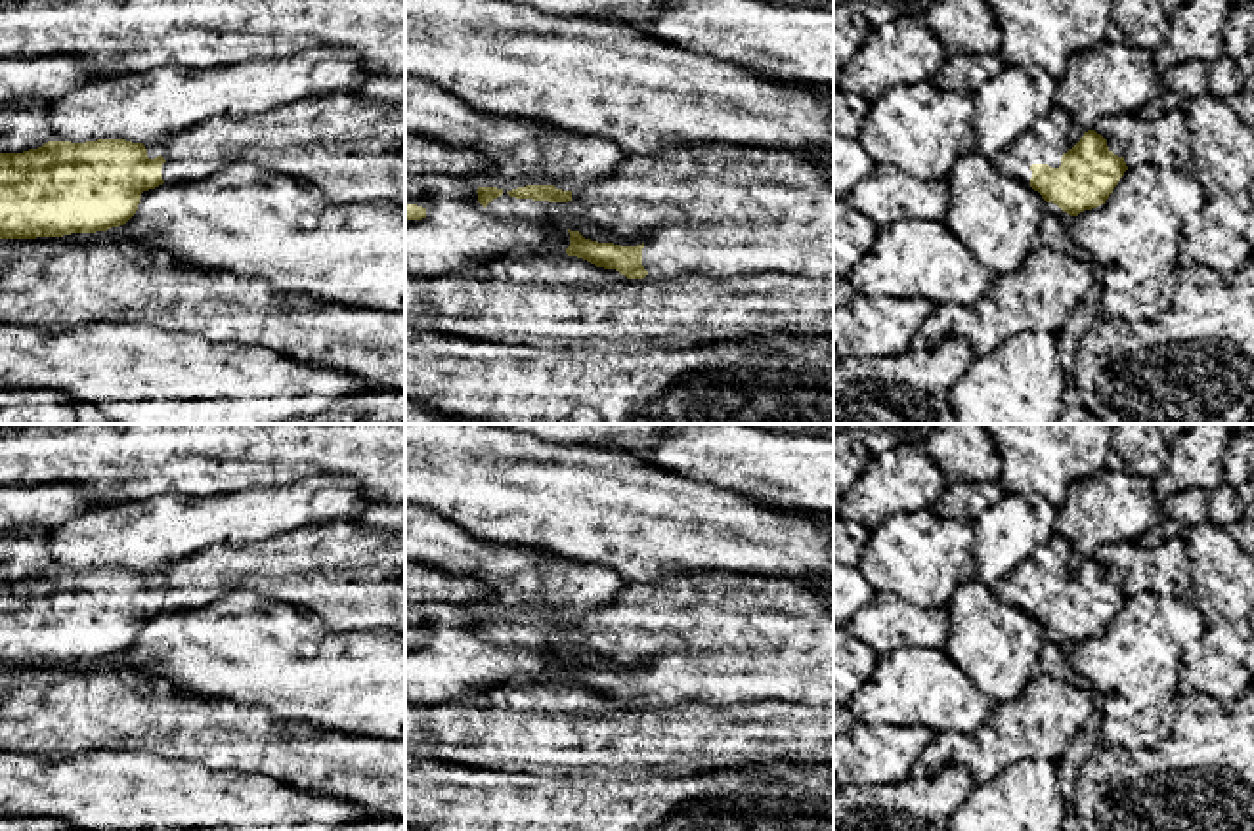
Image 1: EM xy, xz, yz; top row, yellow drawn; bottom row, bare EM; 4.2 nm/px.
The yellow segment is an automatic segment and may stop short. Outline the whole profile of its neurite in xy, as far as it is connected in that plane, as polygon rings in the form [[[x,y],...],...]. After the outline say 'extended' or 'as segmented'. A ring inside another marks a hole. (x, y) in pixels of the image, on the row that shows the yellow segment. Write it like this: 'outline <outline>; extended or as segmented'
outline [[[327,92],[250,117],[210,117],[189,130],[153,143],[97,139],[86,143],[48,141],[23,153],[0,153],[0,239],[63,237],[124,225],[138,210],[143,191],[162,183],[210,178],[226,166],[249,160],[312,183],[333,204],[396,201],[405,193],[405,105],[371,103],[356,92]]]; extended

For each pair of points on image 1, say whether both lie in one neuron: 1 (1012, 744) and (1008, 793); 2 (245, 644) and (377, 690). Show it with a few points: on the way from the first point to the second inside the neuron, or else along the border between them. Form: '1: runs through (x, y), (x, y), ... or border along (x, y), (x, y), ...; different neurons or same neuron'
1: border along (1054, 761), (1019, 759), (989, 780), (975, 784); different neurons
2: runs through (278, 656), (301, 671), (345, 681); same neuron

